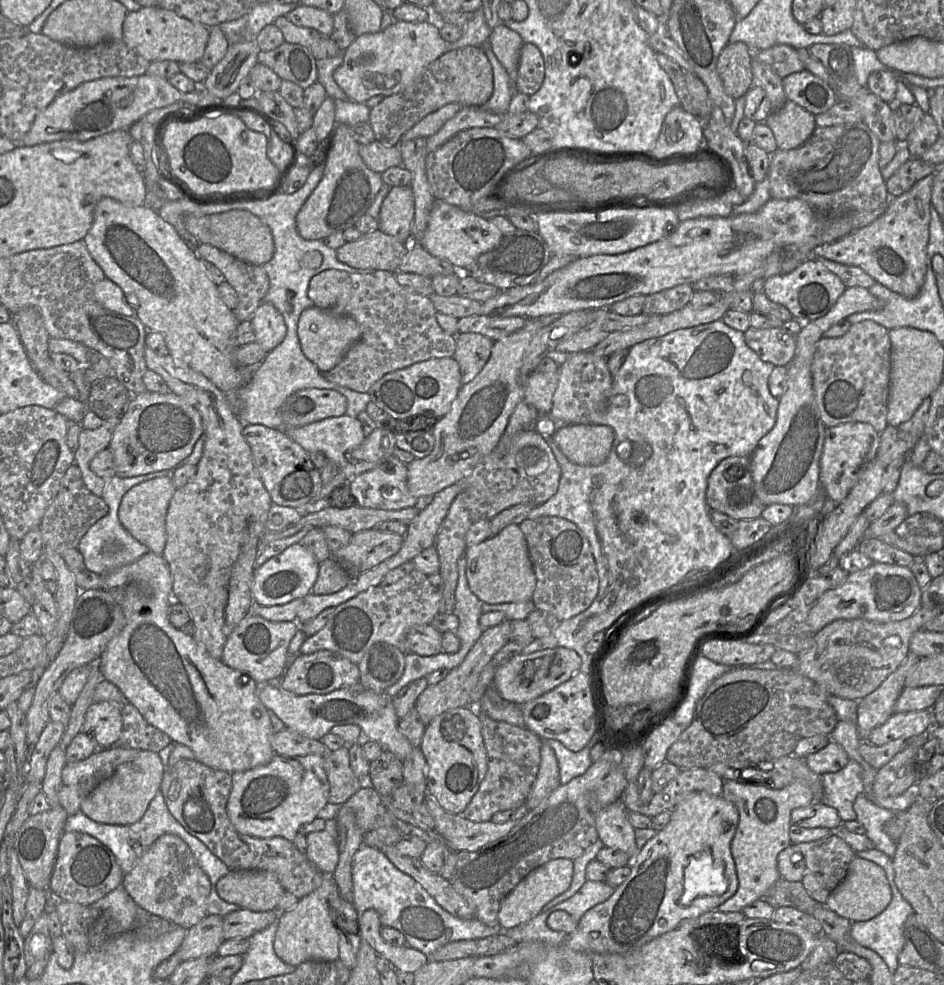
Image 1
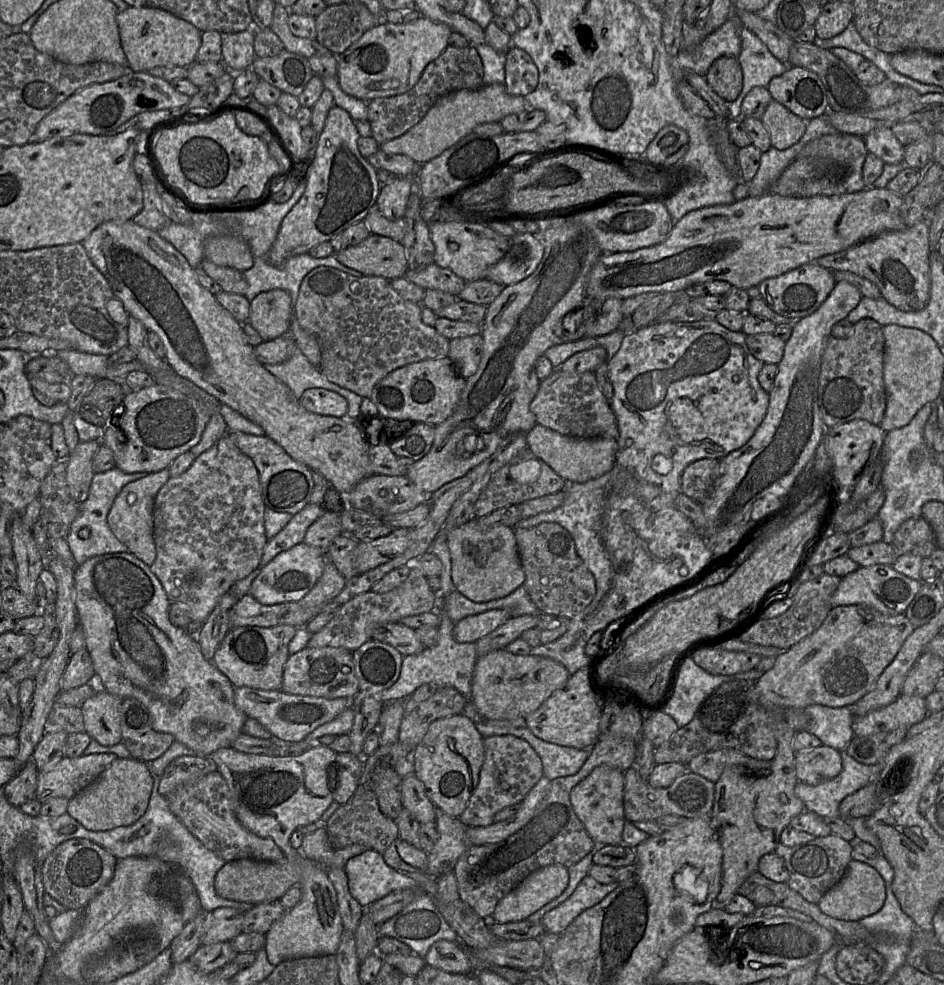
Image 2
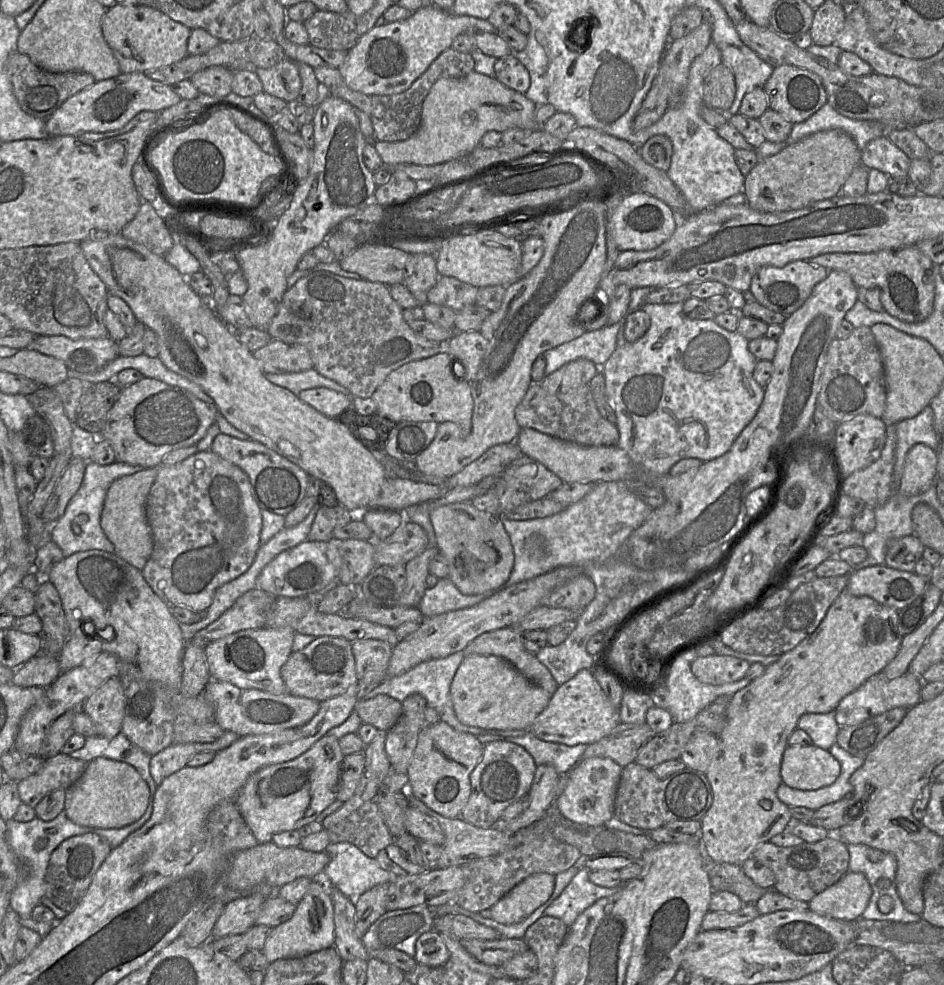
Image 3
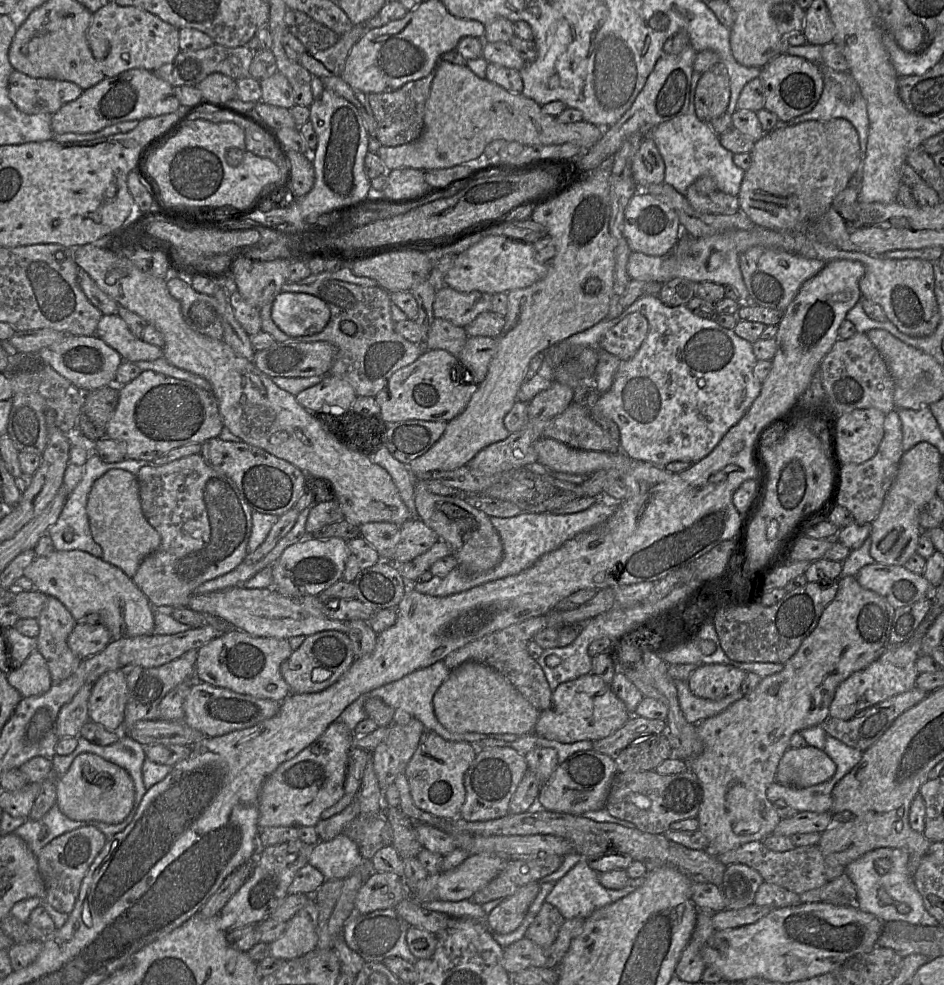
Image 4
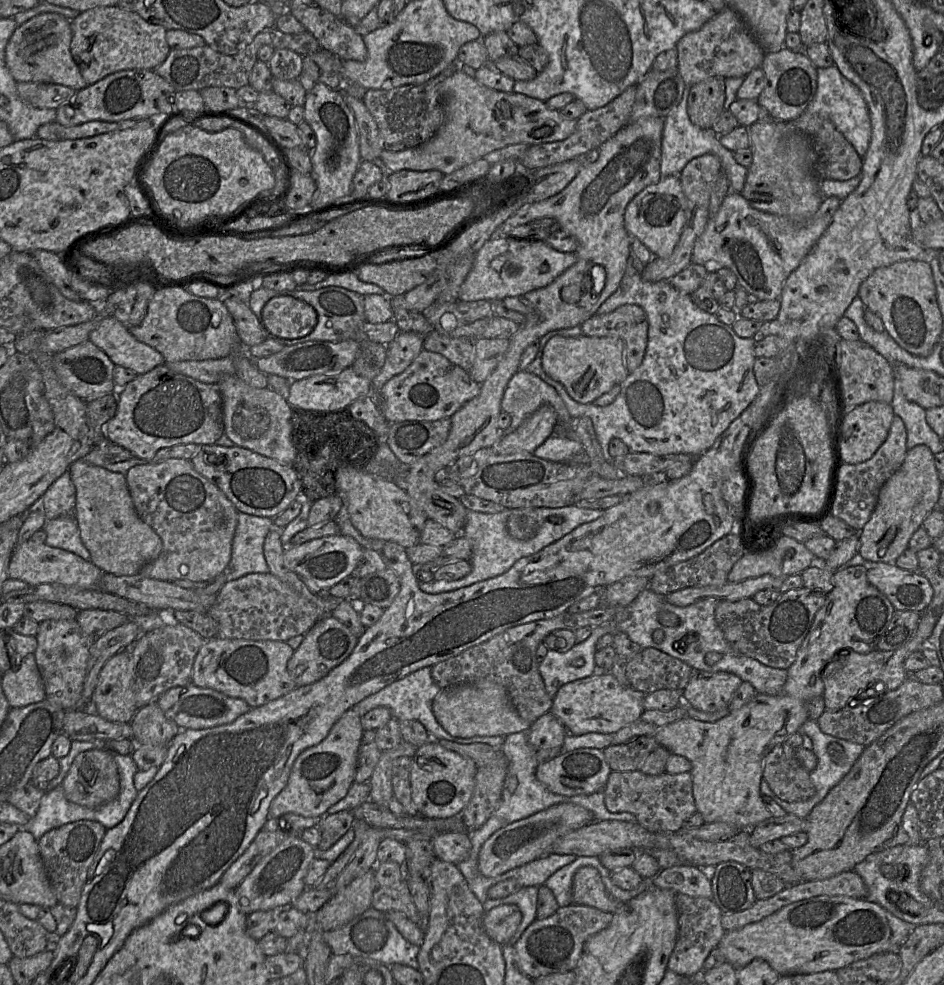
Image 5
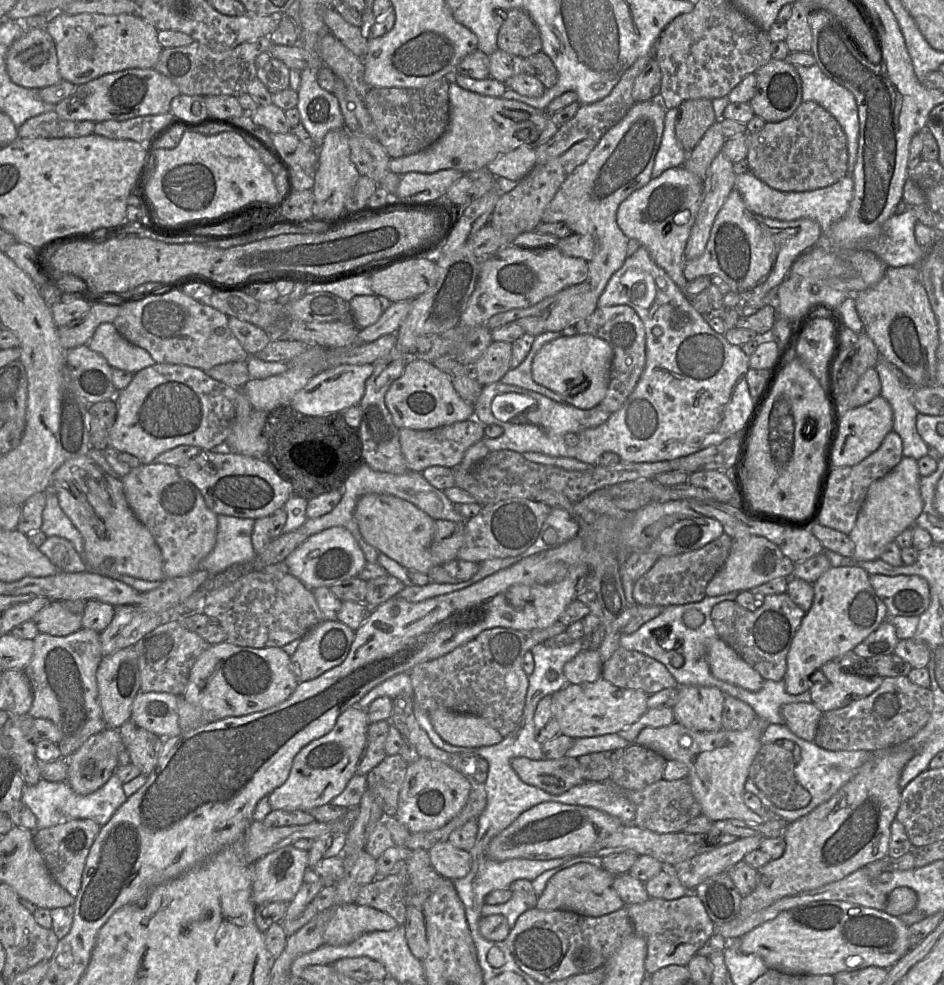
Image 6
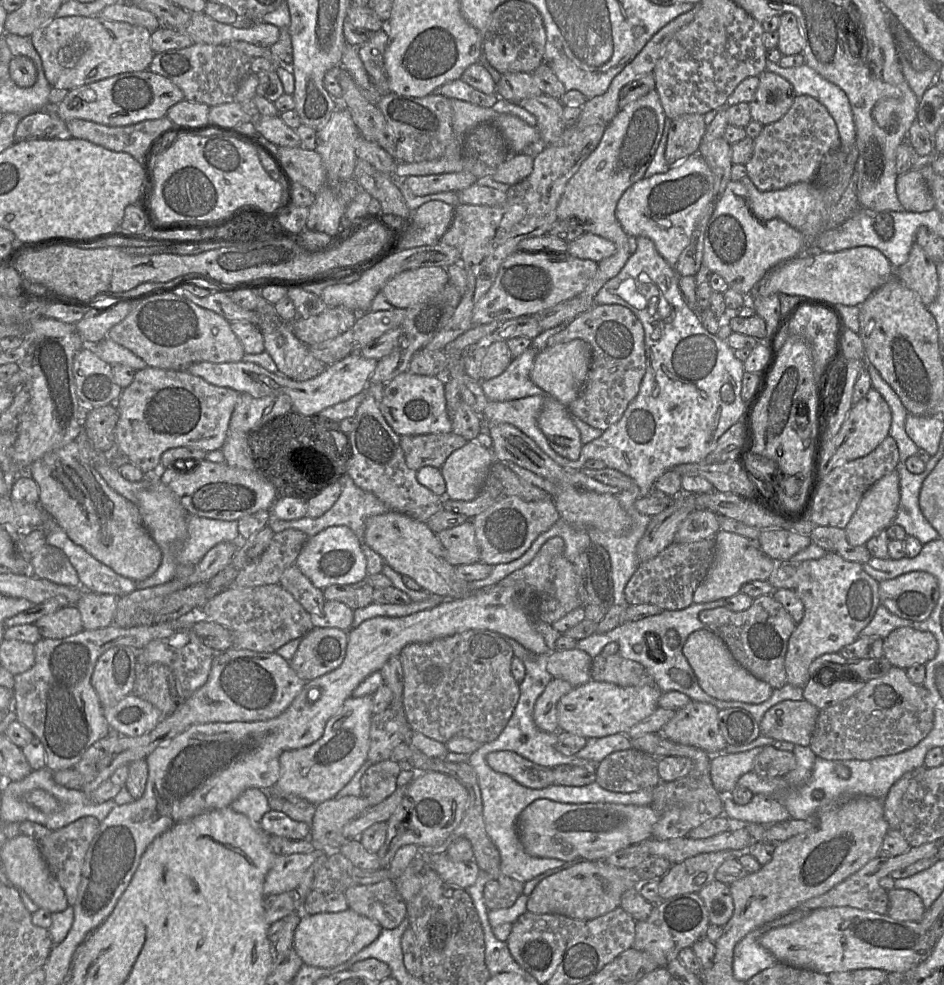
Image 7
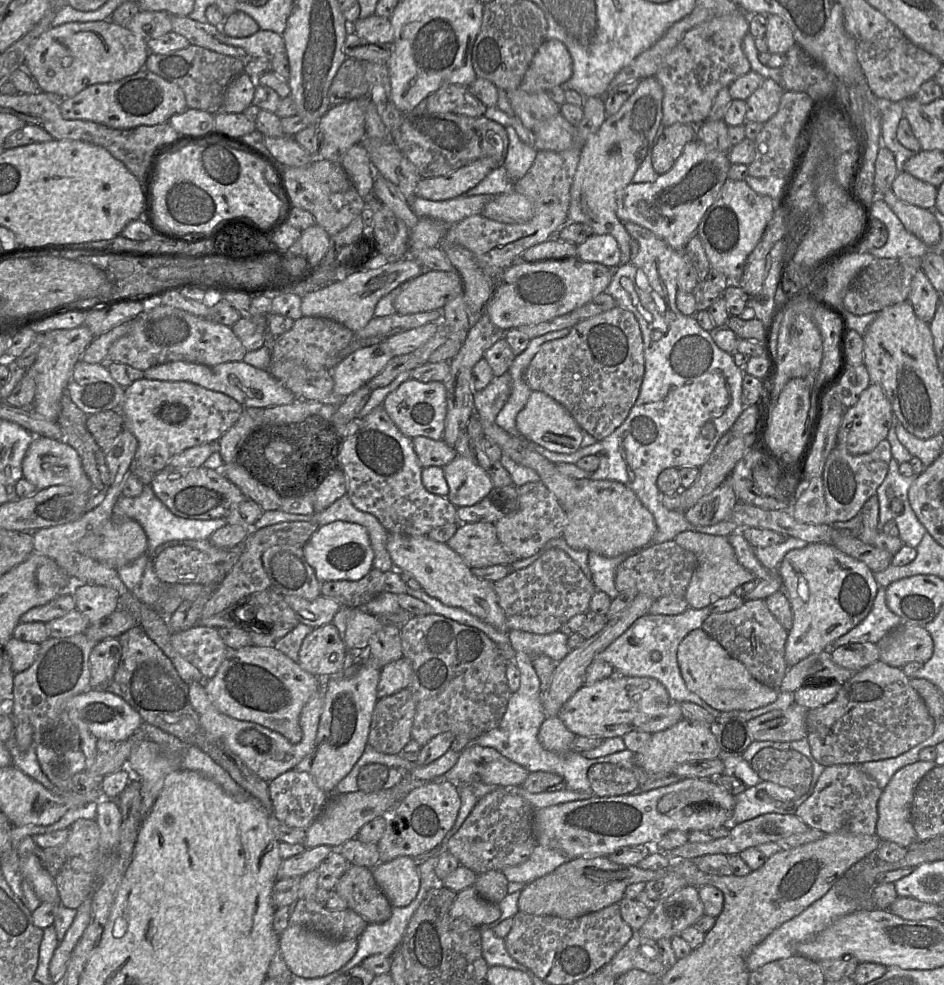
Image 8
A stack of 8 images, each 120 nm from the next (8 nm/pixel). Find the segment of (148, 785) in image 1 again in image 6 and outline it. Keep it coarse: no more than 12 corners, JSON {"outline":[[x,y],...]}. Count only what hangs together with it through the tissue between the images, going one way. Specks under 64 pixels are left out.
{"outline":[[117,729],[68,756],[66,783],[80,795],[103,786],[125,745]]}

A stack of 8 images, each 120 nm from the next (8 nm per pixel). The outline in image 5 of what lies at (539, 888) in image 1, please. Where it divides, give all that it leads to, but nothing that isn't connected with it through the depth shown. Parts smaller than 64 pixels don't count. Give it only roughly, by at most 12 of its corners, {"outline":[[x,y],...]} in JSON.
{"outline":[[506,904],[485,912],[482,924],[494,942],[506,945],[521,919]]}

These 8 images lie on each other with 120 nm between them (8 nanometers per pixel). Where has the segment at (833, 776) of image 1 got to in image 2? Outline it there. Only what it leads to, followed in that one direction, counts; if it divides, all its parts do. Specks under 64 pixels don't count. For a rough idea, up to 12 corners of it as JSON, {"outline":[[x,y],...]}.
{"outline":[[840,751],[842,771],[811,786],[798,782],[805,811],[838,818],[842,800],[872,780],[866,765]]}

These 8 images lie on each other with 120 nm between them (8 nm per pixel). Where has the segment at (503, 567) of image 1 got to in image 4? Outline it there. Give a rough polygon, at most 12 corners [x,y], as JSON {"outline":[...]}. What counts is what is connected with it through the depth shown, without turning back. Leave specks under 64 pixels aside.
{"outline":[[415,481],[419,519],[469,575],[497,566],[503,545],[490,517],[463,495]]}

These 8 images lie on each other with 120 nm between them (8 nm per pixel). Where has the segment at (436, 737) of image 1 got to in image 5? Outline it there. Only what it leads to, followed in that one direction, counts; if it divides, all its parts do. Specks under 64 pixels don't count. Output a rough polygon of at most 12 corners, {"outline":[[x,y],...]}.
{"outline":[[429,739],[412,758],[418,815],[455,816],[475,762]]}

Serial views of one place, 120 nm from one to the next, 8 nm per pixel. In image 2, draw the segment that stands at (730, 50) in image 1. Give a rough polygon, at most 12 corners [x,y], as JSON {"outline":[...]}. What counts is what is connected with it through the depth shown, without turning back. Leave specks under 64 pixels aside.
{"outline":[[737,57],[716,59],[705,79],[727,103],[743,87]]}

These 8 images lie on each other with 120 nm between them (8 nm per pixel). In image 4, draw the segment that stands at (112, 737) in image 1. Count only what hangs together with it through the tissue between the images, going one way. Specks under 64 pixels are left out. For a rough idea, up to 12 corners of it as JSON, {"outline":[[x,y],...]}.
{"outline":[[126,672],[104,673],[88,701],[90,720],[121,732]]}

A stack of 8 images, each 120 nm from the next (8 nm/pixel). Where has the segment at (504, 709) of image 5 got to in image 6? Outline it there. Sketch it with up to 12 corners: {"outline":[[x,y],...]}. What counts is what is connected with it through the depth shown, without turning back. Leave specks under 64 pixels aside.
{"outline":[[445,708],[429,712],[454,746],[481,747],[504,737],[484,718]]}

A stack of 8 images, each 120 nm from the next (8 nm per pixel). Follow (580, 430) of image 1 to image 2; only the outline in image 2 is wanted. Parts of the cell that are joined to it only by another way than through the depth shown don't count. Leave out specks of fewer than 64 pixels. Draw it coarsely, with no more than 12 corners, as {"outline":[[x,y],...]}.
{"outline":[[540,424],[527,448],[566,482],[613,468],[616,438],[579,439]]}

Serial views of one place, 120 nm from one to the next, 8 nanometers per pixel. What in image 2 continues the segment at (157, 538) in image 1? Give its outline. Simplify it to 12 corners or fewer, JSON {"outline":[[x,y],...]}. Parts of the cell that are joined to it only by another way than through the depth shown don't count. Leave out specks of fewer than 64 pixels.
{"outline":[[163,469],[126,484],[107,516],[115,537],[148,566],[156,559],[154,500]]}

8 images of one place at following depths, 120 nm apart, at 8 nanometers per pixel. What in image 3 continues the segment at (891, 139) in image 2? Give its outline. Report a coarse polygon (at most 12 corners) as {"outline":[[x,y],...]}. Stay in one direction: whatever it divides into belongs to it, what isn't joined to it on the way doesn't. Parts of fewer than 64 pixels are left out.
{"outline":[[884,135],[862,150],[861,164],[894,178],[911,159]]}

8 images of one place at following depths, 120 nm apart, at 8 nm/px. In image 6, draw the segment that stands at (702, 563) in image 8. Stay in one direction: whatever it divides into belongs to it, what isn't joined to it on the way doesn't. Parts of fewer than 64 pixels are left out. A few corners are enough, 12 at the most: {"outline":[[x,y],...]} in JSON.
{"outline":[[762,536],[732,538],[708,597],[791,578],[795,563]]}

